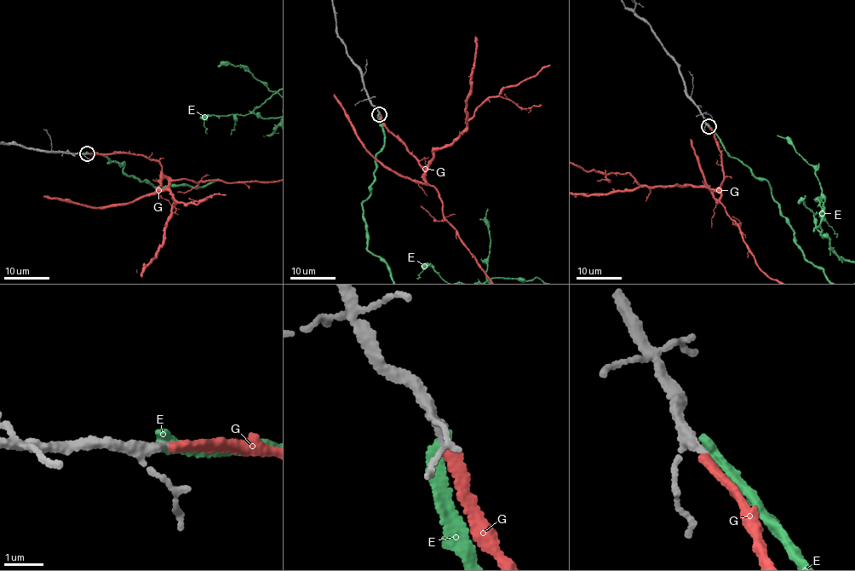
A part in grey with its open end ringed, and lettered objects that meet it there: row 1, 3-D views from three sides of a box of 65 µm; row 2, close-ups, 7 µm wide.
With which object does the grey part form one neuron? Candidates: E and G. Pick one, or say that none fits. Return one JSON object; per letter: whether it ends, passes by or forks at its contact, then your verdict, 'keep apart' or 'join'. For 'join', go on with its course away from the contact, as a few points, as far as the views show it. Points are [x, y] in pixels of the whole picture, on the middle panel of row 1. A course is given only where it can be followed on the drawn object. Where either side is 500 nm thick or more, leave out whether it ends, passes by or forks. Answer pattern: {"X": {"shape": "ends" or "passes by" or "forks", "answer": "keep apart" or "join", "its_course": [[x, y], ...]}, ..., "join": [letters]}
{"E": {"shape": "ends", "answer": "keep apart"}, "G": {"shape": "ends", "answer": "join"}, "join": ["G"]}

